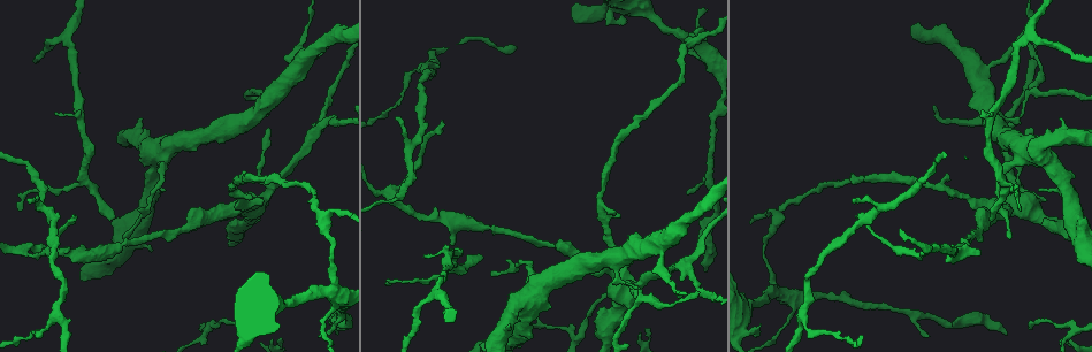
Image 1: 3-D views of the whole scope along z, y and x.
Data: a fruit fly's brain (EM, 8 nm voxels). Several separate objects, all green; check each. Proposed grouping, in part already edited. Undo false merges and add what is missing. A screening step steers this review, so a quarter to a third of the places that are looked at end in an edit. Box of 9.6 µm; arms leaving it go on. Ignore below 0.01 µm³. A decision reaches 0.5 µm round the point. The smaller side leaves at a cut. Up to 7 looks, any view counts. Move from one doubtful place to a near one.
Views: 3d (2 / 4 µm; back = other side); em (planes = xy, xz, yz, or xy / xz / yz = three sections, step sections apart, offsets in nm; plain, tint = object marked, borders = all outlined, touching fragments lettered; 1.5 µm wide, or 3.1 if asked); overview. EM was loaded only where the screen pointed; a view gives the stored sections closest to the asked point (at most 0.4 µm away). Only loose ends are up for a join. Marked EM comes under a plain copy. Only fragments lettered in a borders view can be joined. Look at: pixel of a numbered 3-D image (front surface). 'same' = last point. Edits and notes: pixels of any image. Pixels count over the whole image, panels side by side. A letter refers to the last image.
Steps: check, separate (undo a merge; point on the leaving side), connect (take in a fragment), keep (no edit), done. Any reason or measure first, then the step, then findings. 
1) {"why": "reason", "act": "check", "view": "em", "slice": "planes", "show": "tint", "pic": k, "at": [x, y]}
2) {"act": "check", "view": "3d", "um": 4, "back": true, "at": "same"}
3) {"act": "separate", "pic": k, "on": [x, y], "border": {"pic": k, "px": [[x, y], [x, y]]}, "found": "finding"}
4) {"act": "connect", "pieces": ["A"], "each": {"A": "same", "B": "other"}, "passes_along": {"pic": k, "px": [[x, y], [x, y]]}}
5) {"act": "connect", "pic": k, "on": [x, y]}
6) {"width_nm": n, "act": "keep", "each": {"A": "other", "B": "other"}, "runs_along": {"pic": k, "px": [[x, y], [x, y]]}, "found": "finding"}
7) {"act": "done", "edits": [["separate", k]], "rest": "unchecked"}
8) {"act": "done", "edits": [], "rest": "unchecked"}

{"why": "three arms meet", "act": "check", "view": "em", "slice": "planes", "show": "borders", "pic": 1, "at": [455, 269]}

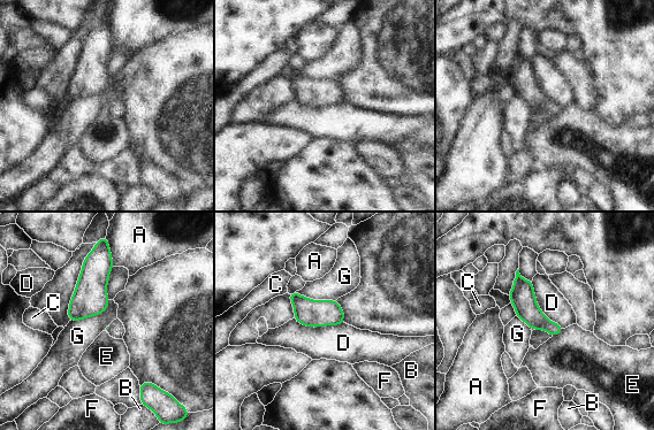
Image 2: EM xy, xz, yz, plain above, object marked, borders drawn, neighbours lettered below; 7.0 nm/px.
{"width_nm": 190, "act": "keep", "each": {"A": "other", "B": "other", "C": "other", "D": "other", "E": "other", "F": "other", "G": "other"}, "border": {"pic": 2, "px": [[531, 281], [538, 307], [564, 328]]}, "found": "one neuron here"}

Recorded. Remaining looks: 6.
{"why": "free end", "act": "check", "view": "em", "slice": "planes", "show": "borders", "pic": 1, "at": [993, 112]}

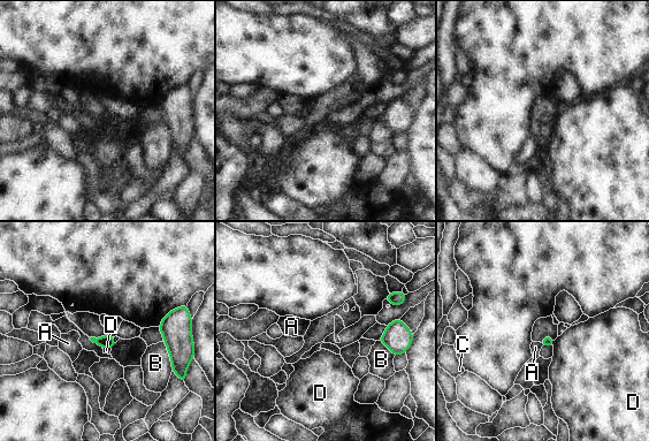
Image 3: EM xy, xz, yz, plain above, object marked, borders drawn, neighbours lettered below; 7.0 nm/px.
{"longest_contact_nm": ["B", 220], "act": "keep", "each": {"A": "other", "B": "other", "C": "other", "D": "other"}, "found": "no lettered fragment goes on from it"}

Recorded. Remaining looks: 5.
{"why": "free end", "act": "check", "view": "em", "slice": "planes", "show": "borders", "pic": 1, "at": [1006, 333]}

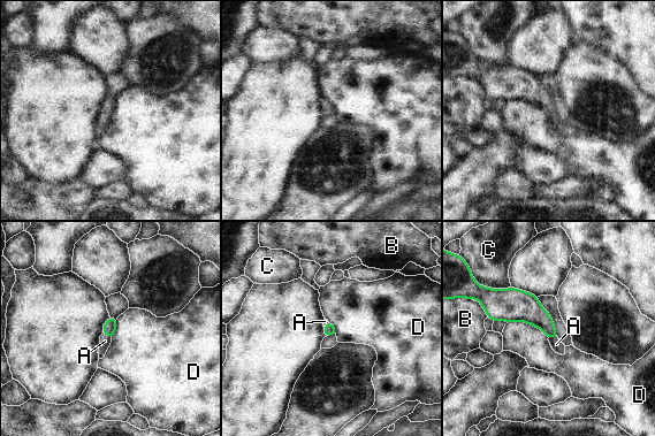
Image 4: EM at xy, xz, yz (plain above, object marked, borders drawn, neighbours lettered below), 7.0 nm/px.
{"act": "connect", "pieces": ["A"], "each": {"A": "same", "B": "other", "C": "other", "D": "other"}, "passes_along": {"pic": 4, "px": [[530, 310], [553, 337], [556, 344]]}, "found": "it goes on there"}

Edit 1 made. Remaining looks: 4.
{"act": "done", "edits": [["connect", 4]], "rest": "unchecked"}

